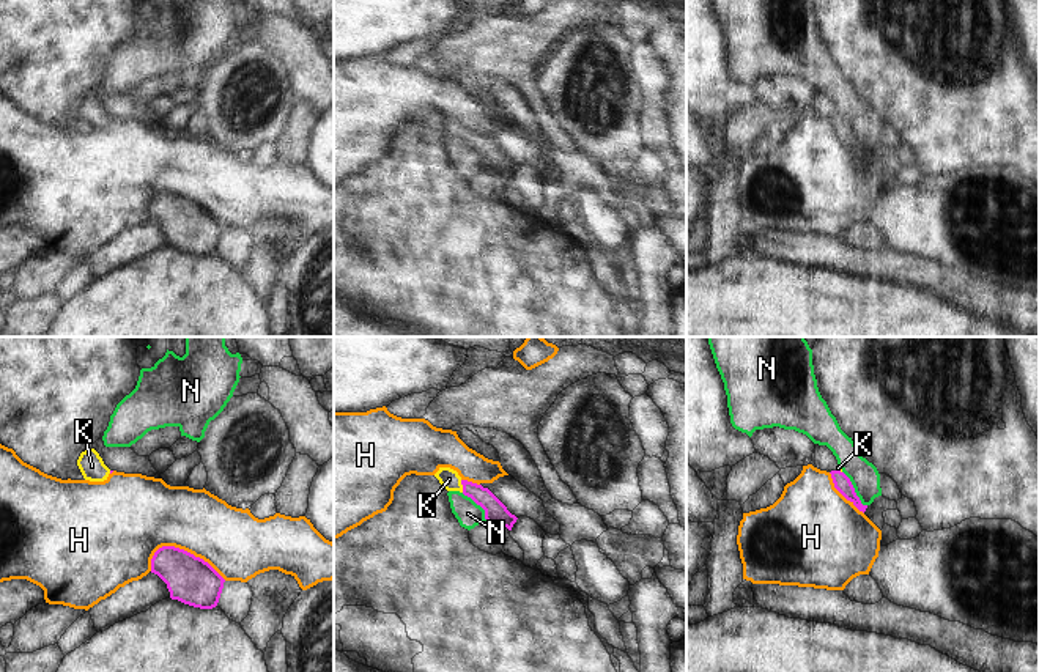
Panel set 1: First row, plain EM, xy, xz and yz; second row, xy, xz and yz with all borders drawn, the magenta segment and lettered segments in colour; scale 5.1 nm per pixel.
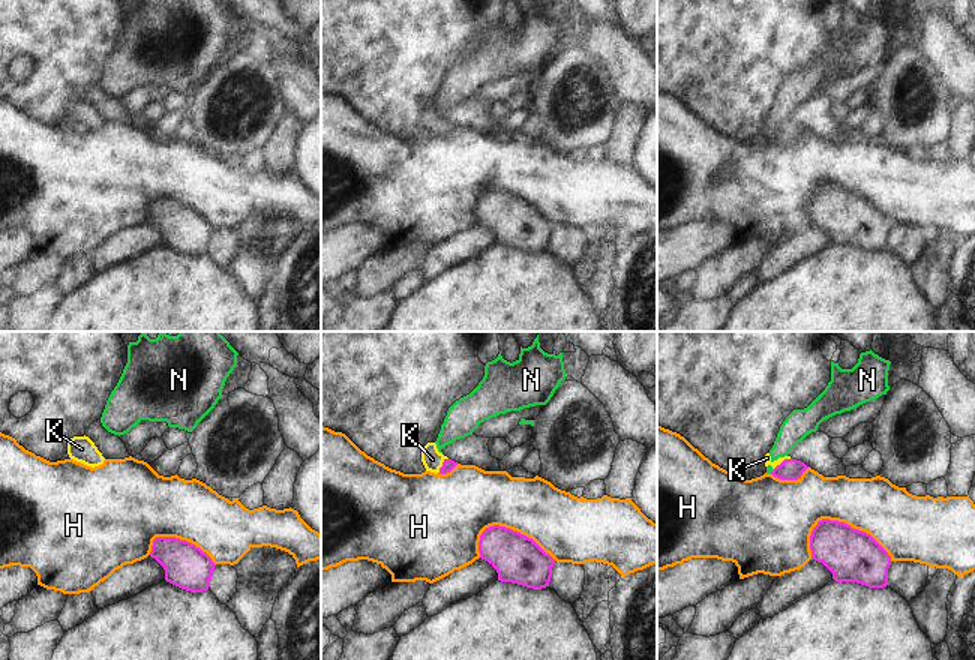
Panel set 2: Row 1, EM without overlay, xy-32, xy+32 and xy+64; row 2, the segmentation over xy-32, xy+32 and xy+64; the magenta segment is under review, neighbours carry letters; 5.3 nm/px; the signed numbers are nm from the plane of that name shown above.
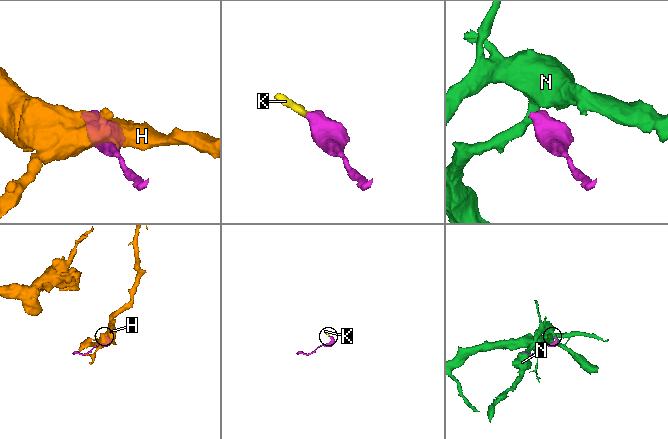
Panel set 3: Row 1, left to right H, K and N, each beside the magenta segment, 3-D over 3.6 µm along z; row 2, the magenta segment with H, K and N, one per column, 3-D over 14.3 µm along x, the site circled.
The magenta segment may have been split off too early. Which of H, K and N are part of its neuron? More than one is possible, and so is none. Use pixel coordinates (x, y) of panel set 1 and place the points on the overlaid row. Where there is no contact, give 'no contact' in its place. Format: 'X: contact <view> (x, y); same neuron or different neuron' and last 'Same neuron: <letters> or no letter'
H: contact xy (186, 551); different neuron
K: contact xz (463, 487); same neuron
N: contact yz (854, 490); different neuron
Same neuron: K

